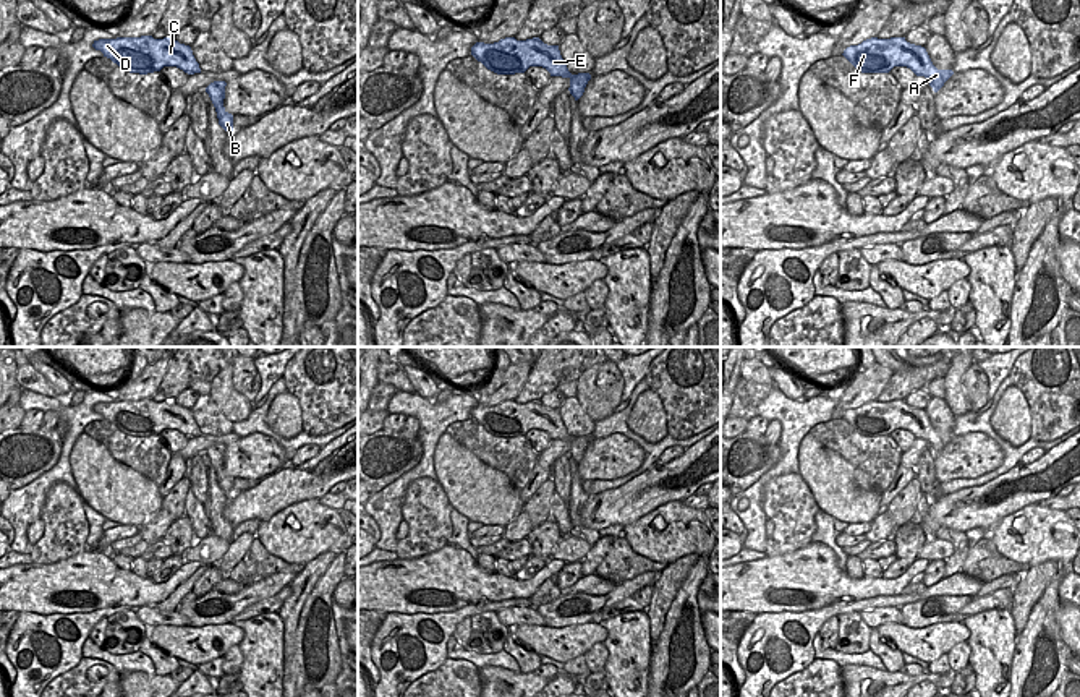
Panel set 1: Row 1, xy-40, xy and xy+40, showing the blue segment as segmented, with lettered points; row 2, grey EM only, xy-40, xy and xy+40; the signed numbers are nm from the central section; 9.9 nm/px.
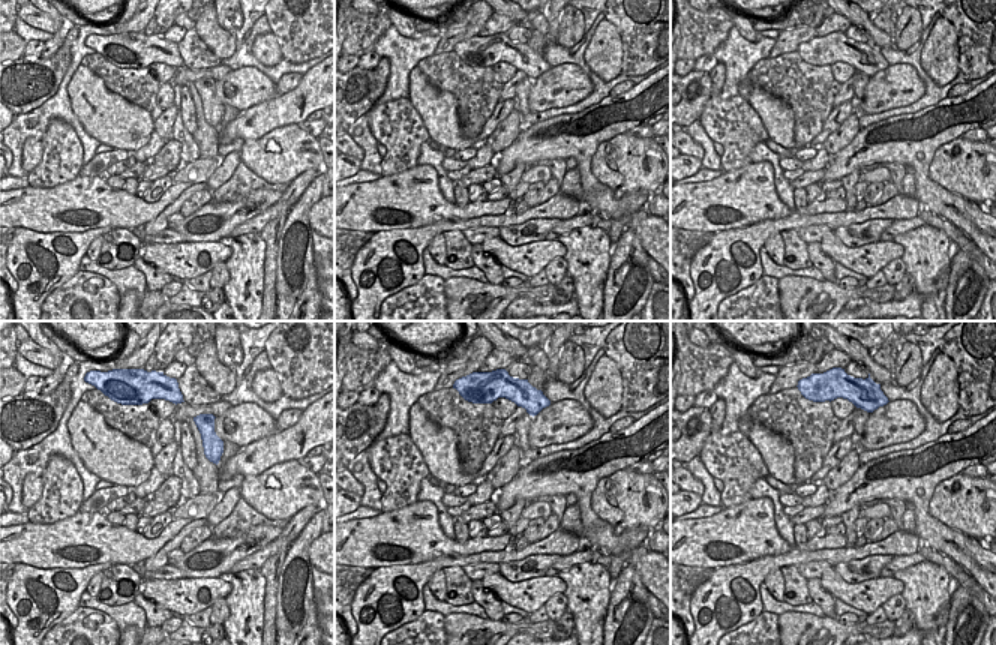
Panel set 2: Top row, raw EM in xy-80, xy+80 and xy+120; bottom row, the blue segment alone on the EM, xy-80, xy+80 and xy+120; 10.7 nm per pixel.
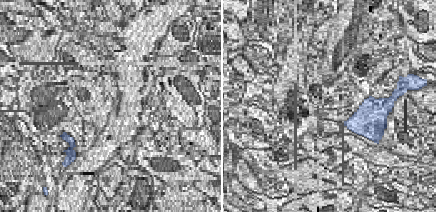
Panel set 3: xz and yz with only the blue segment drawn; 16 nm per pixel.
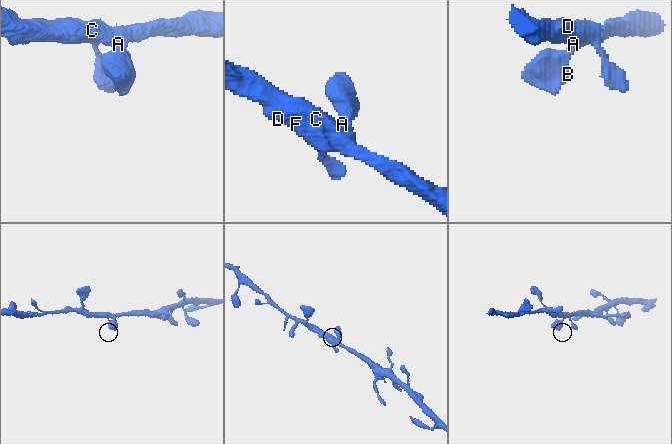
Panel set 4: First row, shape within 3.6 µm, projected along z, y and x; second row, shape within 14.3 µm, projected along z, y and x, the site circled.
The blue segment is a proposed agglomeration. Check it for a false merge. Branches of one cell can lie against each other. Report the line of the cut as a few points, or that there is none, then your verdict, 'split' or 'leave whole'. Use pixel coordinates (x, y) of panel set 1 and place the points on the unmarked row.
no cut; leave whole

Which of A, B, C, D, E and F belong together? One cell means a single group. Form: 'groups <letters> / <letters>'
groups A B C D E F

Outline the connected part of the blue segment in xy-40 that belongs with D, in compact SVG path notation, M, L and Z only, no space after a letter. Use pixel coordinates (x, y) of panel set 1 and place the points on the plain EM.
M173 400L99 402L94 404L92 410L130 436L147 438L160 434L164 430L176 430L188 438L201 436L191 410L180 407Z

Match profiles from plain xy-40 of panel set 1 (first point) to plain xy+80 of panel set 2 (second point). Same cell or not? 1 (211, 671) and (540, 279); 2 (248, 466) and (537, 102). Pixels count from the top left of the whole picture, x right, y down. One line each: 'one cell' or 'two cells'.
1: one cell
2: one cell

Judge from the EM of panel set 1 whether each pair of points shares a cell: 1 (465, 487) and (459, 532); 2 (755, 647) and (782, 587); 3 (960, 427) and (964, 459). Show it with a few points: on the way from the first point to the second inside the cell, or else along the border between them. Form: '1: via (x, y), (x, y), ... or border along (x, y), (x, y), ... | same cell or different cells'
1: border along (454, 508), (470, 519) | different cells
2: border along (810, 611), (761, 611), (756, 615) | different cells
3: border along (954, 435), (985, 433), (998, 444) | different cells

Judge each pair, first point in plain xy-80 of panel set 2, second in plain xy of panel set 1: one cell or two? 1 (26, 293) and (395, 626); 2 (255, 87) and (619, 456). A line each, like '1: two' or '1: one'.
1: one
2: one

